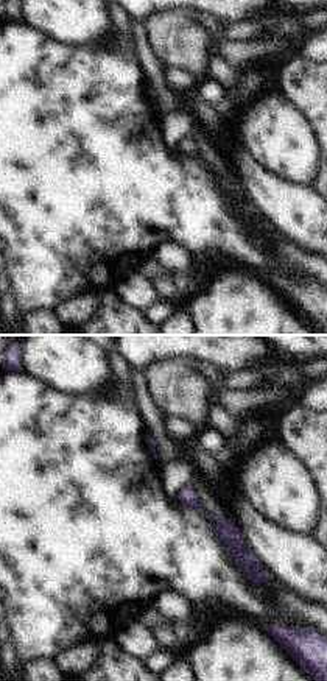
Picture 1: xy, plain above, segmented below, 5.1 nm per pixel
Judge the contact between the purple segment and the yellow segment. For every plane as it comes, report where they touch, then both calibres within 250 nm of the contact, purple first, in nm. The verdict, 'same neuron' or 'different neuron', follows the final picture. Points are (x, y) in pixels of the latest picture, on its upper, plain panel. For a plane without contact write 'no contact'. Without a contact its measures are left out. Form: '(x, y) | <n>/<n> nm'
no contact

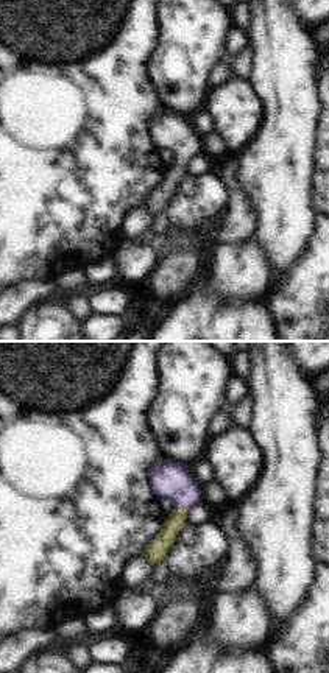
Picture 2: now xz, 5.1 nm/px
(181, 159) | 190/100 nm

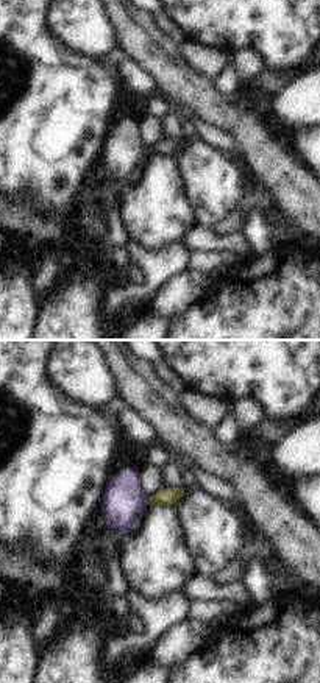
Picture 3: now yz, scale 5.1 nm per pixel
(149, 152) | 200/100 nm

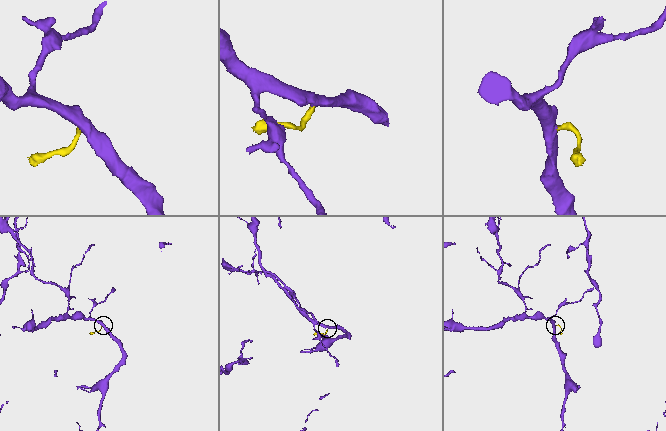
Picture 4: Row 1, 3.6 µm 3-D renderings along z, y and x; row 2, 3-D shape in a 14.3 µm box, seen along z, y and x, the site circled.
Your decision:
same neuron

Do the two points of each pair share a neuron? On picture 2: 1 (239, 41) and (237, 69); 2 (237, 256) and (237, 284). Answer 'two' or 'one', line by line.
1: two
2: one

